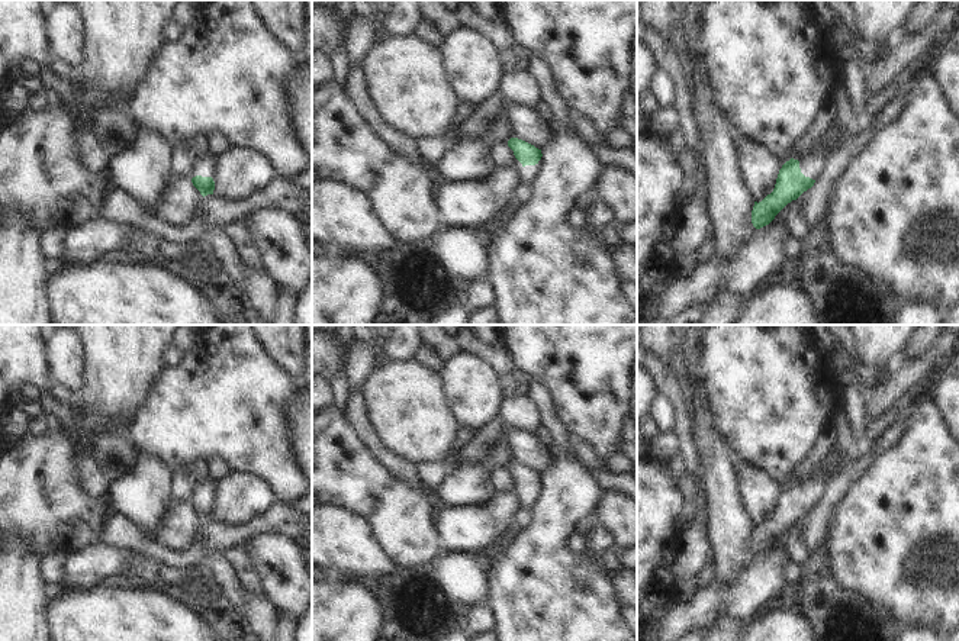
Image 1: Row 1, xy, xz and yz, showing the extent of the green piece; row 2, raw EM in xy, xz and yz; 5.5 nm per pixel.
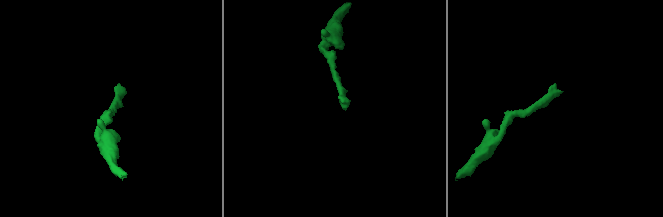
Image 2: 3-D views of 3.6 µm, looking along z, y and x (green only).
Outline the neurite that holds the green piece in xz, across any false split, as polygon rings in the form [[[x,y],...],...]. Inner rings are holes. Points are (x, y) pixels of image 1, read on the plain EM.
[[[511,463],[508,471],[514,476],[515,483],[522,489],[522,493],[519,495],[519,508],[532,512],[540,497],[537,489],[543,481],[541,474],[518,463]]]

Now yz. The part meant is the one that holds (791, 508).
[[[812,474],[801,486],[791,483],[779,495],[775,513],[762,526],[754,526],[752,548],[756,554],[769,550],[775,541],[804,516],[826,496],[831,474]]]

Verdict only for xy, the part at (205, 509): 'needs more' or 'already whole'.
needs more

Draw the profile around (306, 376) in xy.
[[[305,325],[305,355],[300,384],[302,390],[312,397],[312,325]]]

